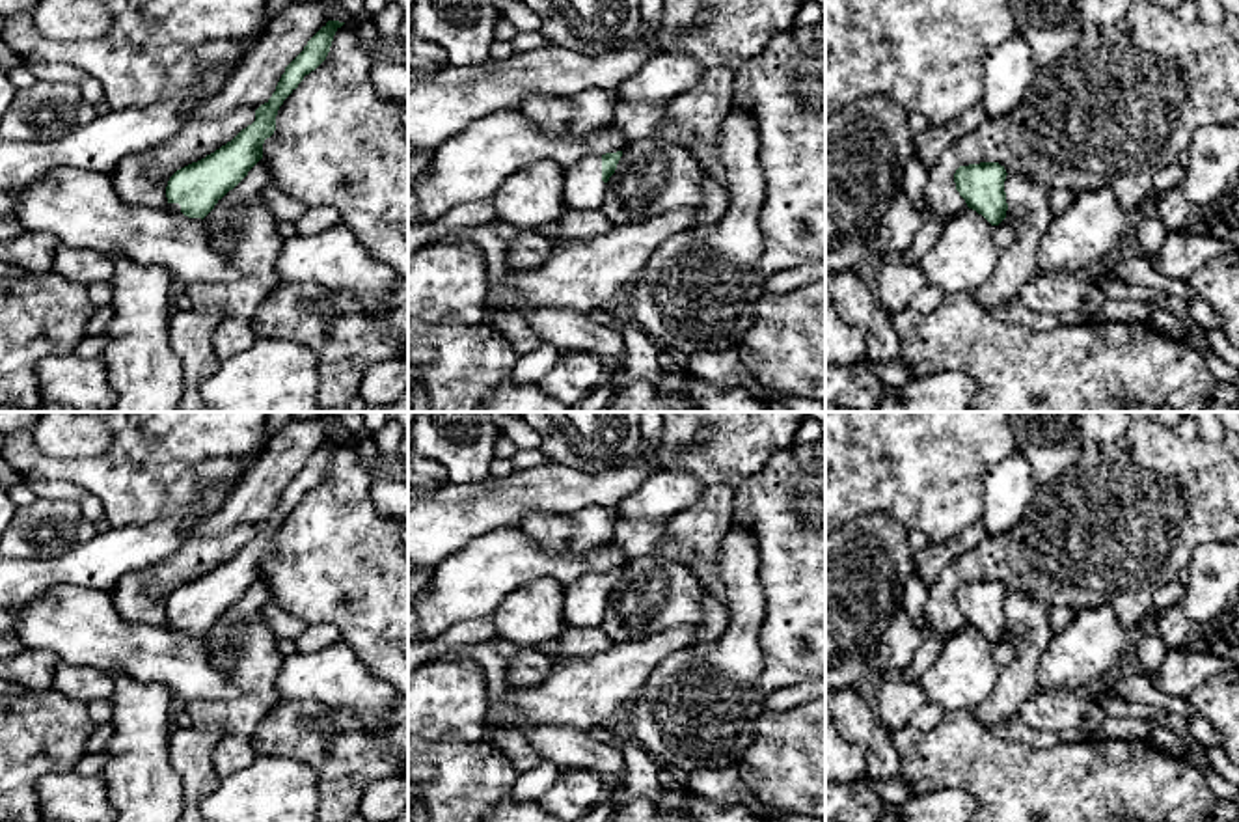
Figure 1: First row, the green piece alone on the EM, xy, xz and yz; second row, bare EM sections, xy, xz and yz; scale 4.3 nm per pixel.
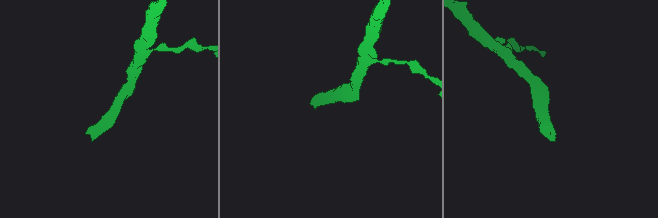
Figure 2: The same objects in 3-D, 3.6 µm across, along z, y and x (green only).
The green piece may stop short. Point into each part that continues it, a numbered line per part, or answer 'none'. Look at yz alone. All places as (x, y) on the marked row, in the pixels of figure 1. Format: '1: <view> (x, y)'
none

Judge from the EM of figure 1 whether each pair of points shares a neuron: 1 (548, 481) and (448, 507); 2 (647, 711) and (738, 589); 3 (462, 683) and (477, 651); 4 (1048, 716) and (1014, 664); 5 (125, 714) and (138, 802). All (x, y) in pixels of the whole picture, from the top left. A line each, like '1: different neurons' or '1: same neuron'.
1: same neuron
2: same neuron
3: different neurons
4: different neurons
5: same neuron

